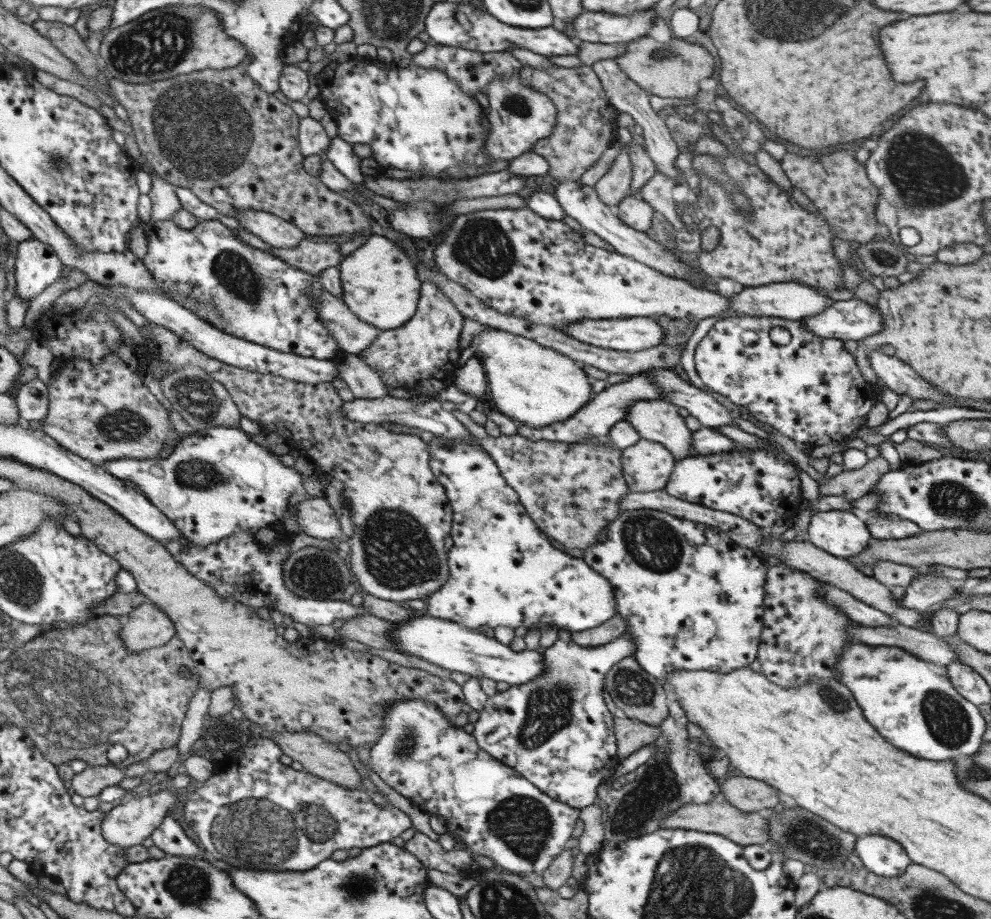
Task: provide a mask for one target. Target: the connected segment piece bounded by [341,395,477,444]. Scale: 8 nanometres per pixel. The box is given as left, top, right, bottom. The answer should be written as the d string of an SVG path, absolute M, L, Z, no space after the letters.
M390 395L379 399L354 399L342 405L341 413L350 420L361 423L395 422L408 428L420 428L424 432L431 432L435 436L446 439L460 439L462 442L476 443L477 440L471 436L471 432L456 418L452 411L442 408L442 401L432 398L422 404L416 404L409 399L401 399Z

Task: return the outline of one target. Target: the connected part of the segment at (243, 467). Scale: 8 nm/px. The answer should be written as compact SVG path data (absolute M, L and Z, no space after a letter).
M219 426L198 431L187 434L178 442L167 459L113 460L104 464L105 470L120 480L130 480L138 485L148 500L165 514L184 538L196 546L216 544L238 532L256 534L263 528L282 524L289 517L288 498L296 487L308 485L309 482L294 467L285 466L281 457L252 441L250 435L240 427Z

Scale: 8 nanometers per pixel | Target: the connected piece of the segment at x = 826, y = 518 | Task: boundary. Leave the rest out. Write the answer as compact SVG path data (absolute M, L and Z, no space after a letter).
M853 511L813 513L808 536L817 548L844 559L862 554L871 540L861 515Z

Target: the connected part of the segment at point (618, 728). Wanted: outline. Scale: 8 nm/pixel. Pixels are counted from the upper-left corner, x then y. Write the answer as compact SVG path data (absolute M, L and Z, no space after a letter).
M623 715L614 719L614 732L617 738L617 758L625 759L642 746L652 744L661 735L659 727L641 723Z

